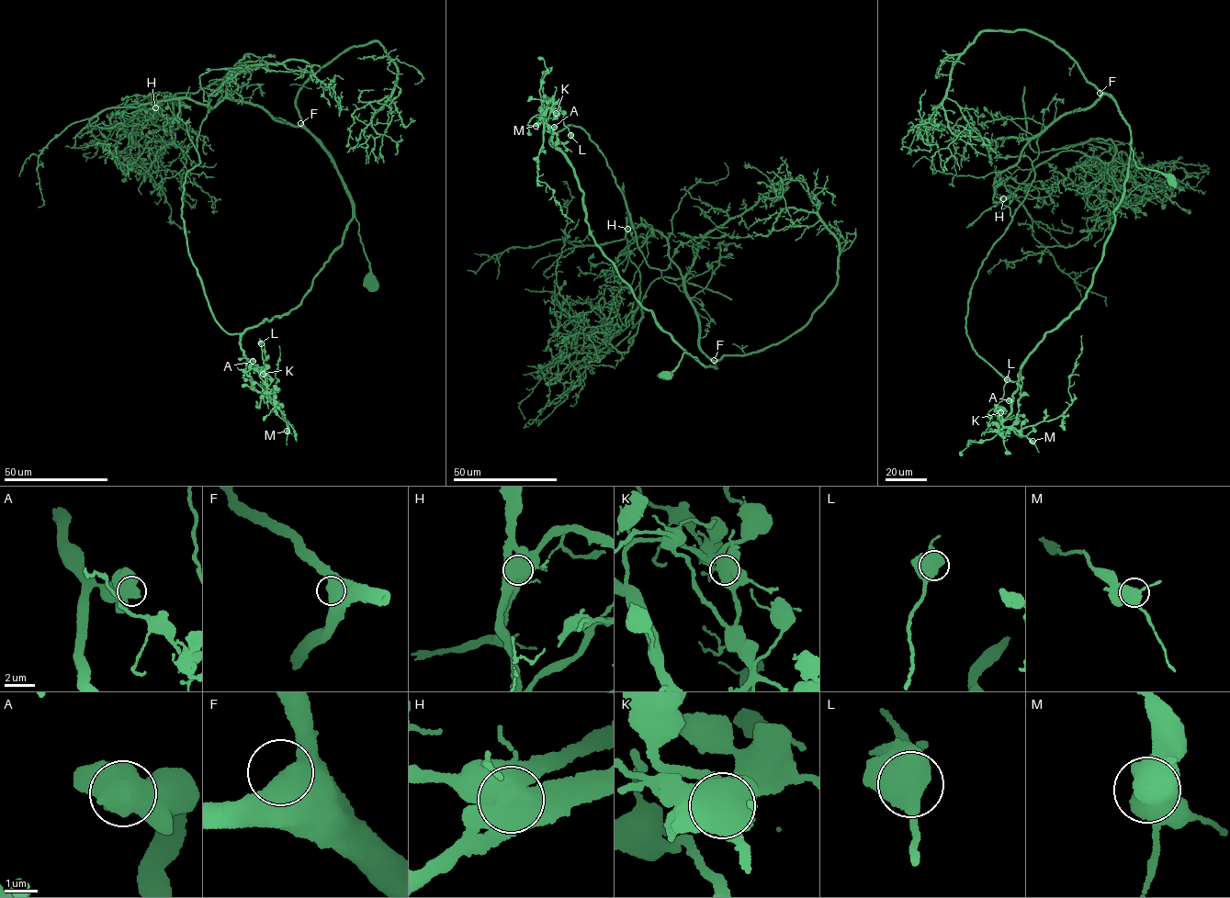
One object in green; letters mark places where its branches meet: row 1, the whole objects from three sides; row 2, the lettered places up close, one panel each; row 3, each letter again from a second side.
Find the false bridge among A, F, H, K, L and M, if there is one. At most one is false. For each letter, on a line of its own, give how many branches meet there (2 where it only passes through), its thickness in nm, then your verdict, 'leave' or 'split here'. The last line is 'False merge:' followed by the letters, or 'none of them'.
A: 1 | 1100 nm | leave
F: 1 | 800 nm | leave
H: 1 | 1200 nm | split here
K: 1 | 850 nm | leave
L: 1 | 850 nm | leave
M: 1 | 900 nm | leave
False merge: H

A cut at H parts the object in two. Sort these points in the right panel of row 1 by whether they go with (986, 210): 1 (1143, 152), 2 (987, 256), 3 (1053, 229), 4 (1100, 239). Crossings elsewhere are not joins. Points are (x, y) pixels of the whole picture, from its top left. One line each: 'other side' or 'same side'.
1: same side
2: other side
3: other side
4: same side

